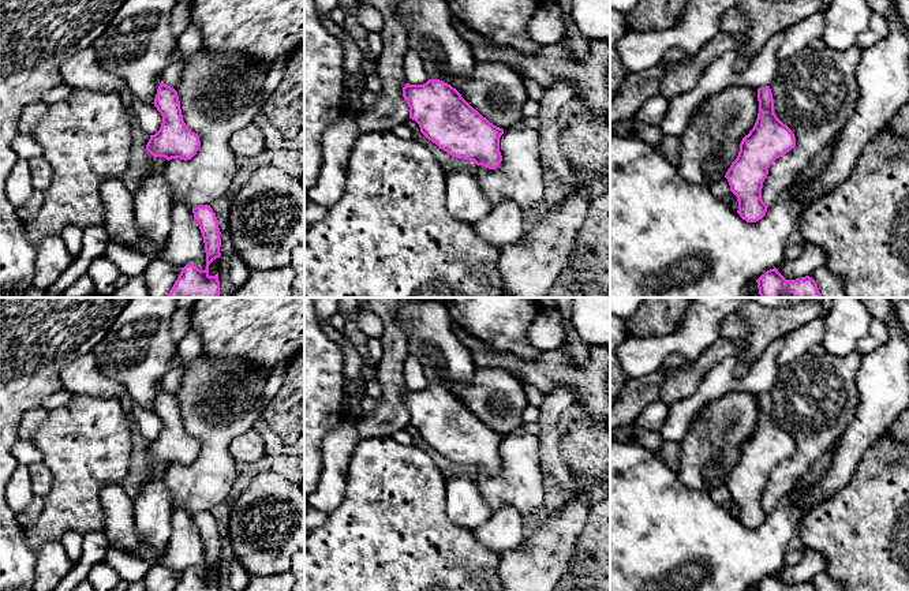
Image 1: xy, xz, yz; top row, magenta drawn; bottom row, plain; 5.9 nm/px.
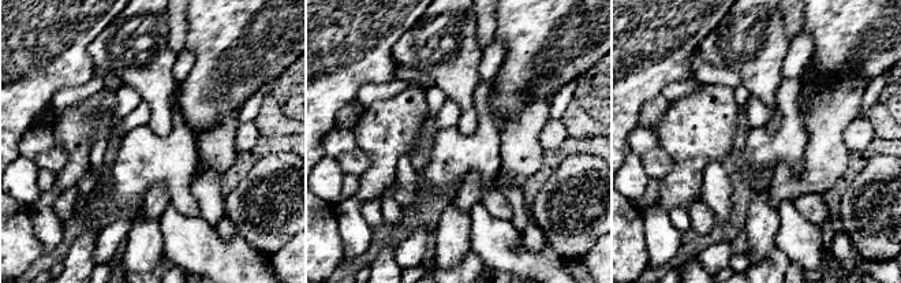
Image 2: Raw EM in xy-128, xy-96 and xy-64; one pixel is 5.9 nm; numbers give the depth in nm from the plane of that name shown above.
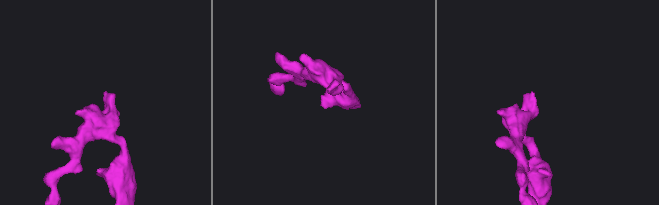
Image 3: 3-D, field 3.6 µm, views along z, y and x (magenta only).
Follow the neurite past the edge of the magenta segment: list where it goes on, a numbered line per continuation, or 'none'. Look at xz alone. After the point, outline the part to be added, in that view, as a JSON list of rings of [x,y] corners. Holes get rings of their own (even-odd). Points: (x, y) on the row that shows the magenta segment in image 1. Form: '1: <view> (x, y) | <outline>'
none

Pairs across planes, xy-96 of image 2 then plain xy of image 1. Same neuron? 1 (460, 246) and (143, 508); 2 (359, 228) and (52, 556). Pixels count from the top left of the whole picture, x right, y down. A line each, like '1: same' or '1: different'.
1: same
2: same

